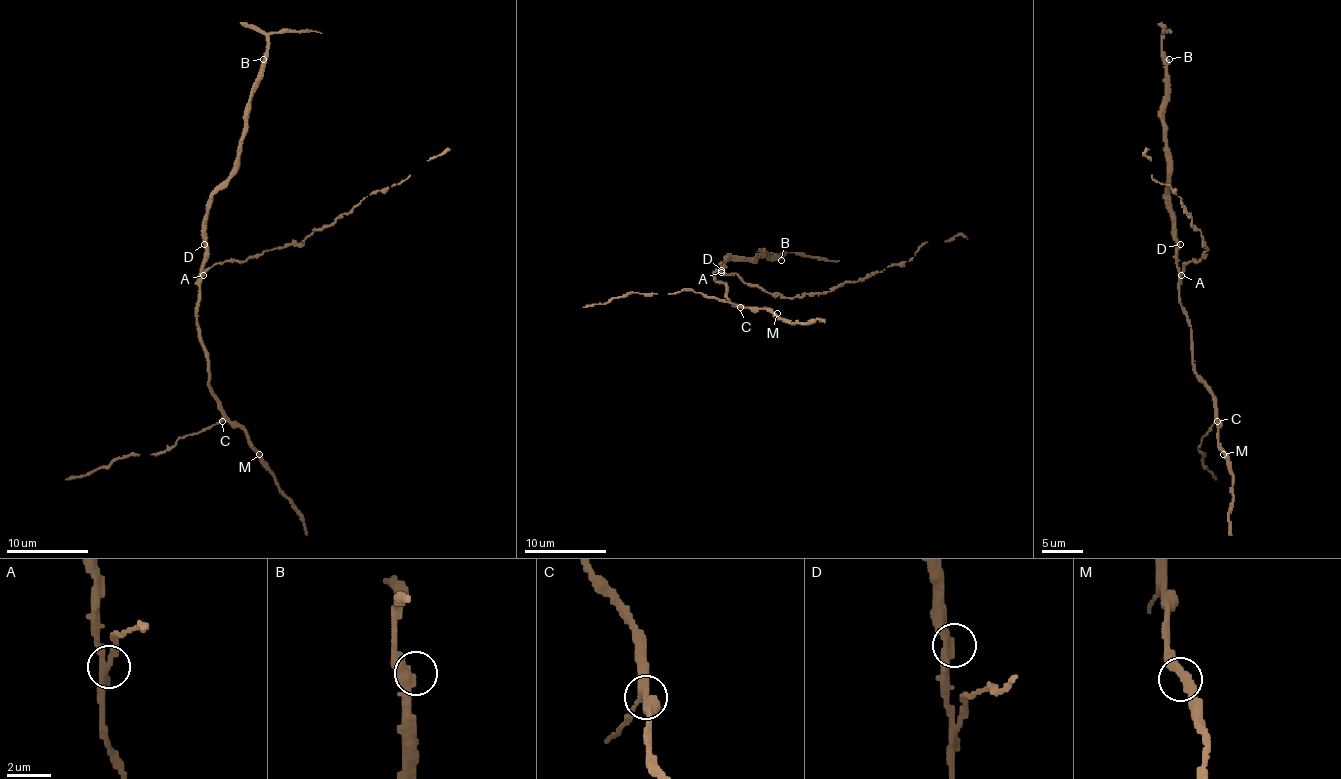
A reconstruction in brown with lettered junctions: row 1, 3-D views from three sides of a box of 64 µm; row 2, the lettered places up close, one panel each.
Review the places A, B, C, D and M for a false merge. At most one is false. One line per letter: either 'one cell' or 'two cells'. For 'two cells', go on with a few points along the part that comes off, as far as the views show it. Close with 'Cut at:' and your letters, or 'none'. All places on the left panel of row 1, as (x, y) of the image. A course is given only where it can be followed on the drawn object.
A: two cells
B: one cell
C: one cell
D: one cell
M: one cell
Cut at: A

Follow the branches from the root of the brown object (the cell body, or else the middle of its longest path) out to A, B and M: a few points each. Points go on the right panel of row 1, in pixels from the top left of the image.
A: (1180, 287), (1182, 275)
B: (1180, 287), (1176, 215), (1169, 201), (1169, 160), (1163, 127), (1165, 69), (1169, 59)
M: (1180, 287), (1180, 306), (1190, 328), (1194, 374), (1213, 396), (1217, 446), (1223, 454)

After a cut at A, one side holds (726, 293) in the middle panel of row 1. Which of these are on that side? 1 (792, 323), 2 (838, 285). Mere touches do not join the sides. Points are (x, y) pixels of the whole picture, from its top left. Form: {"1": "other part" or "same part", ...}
{"1": "same part", "2": "other part"}

